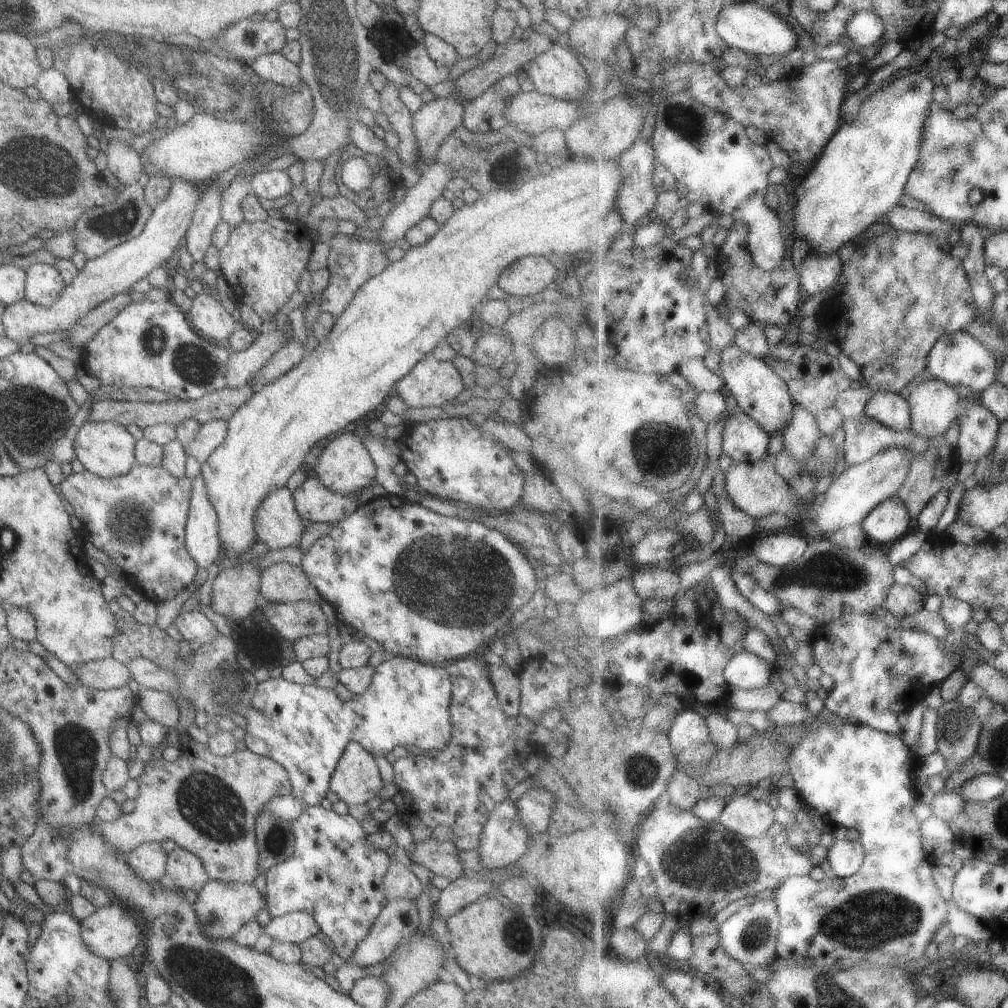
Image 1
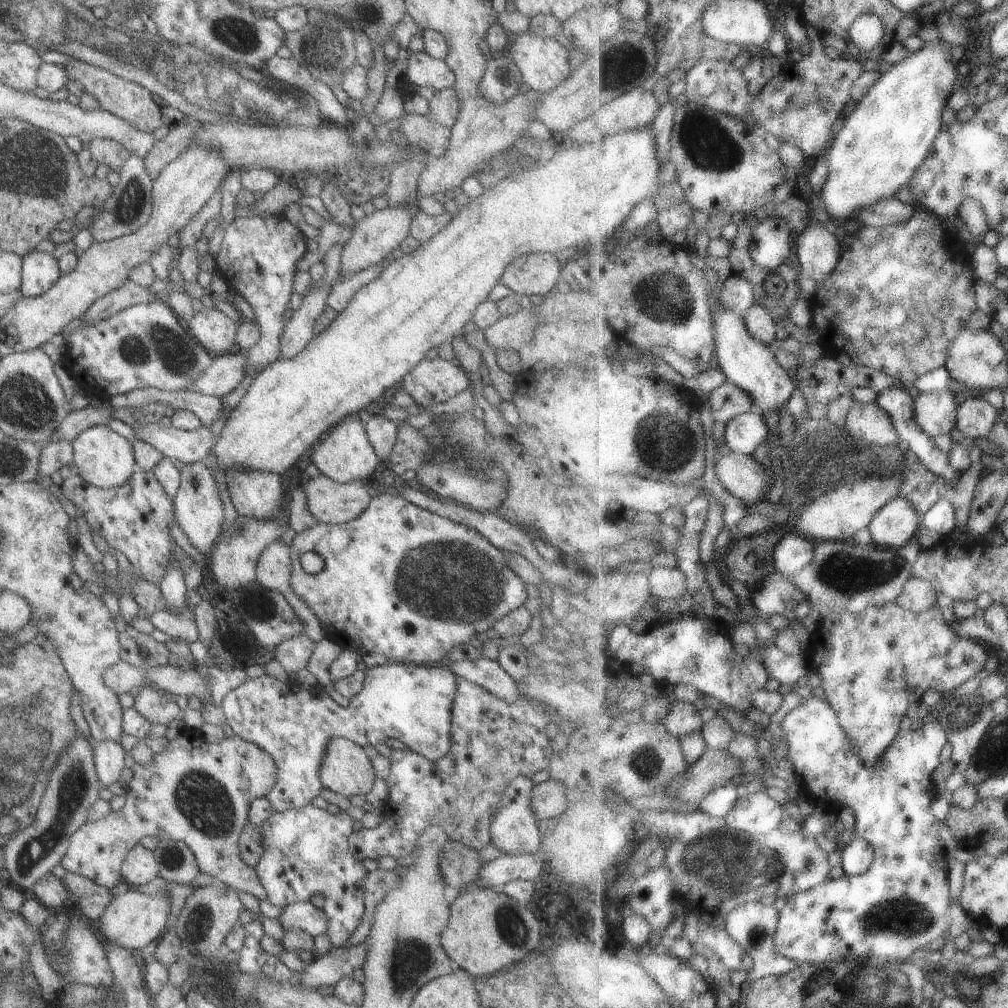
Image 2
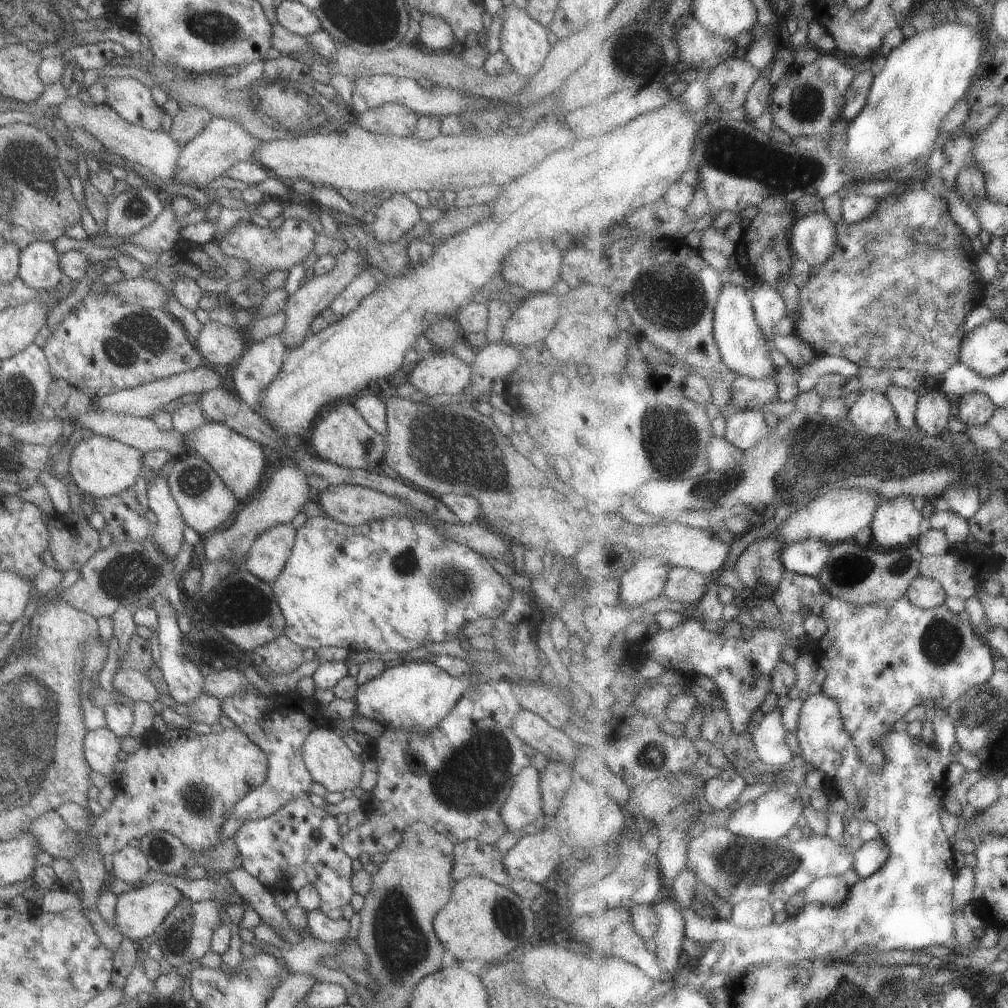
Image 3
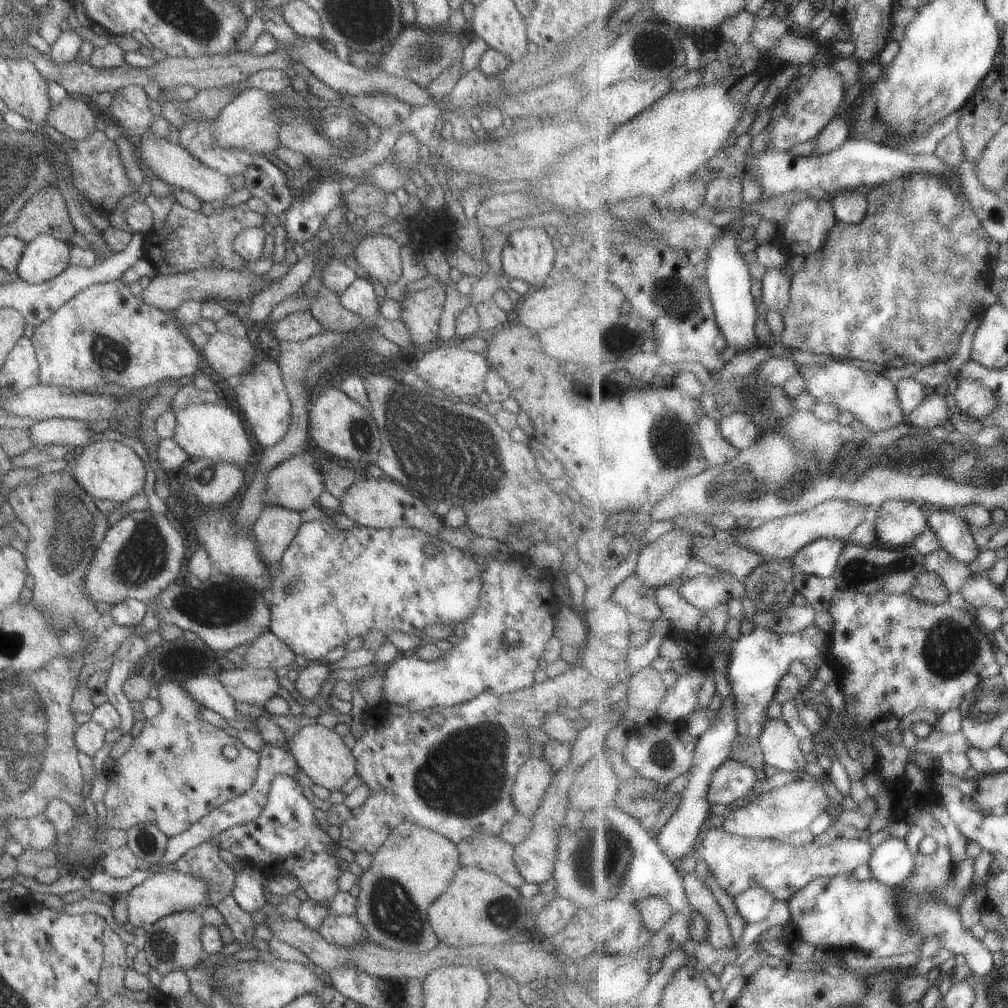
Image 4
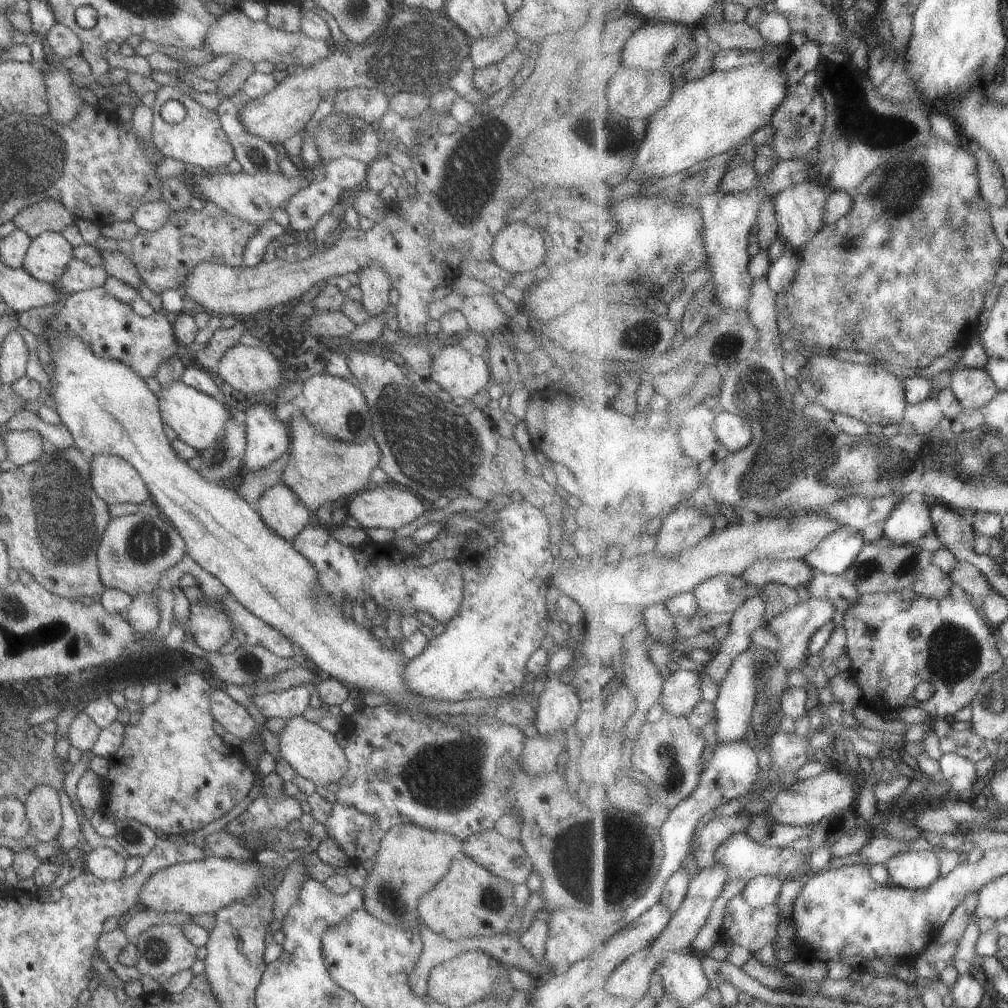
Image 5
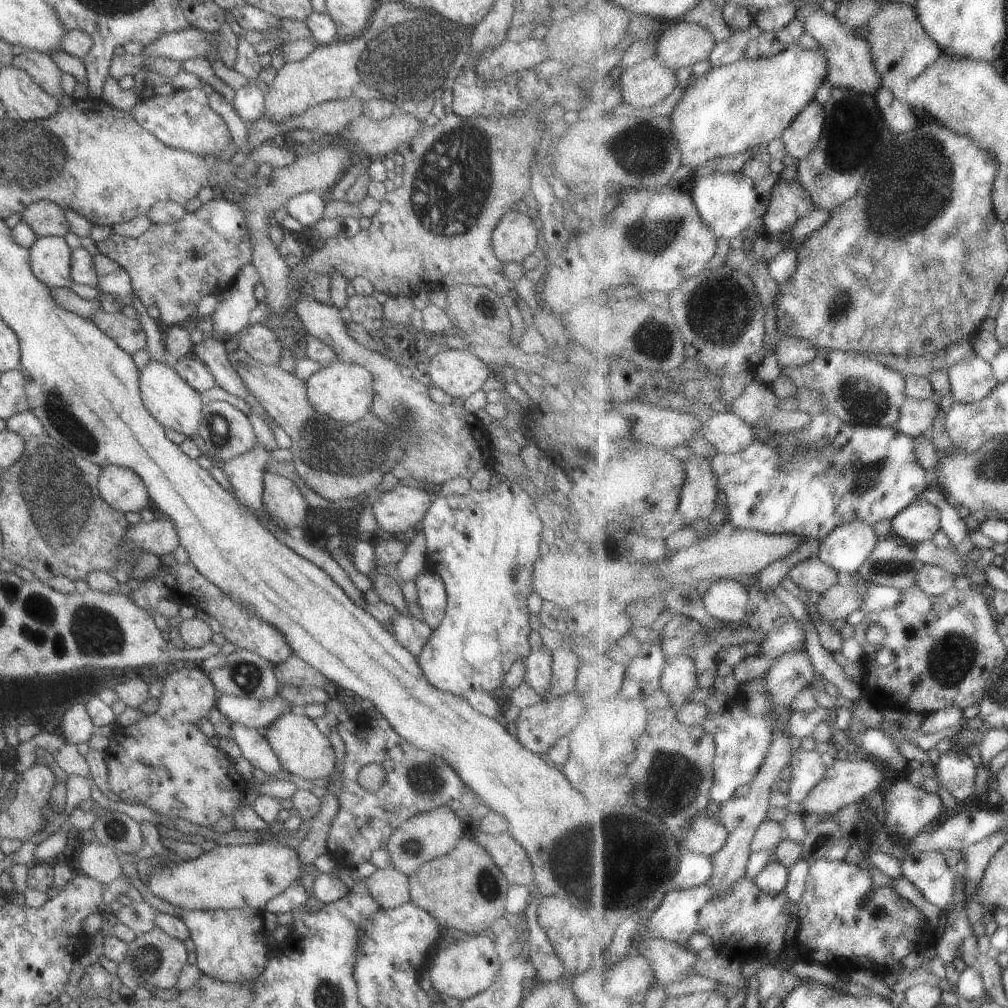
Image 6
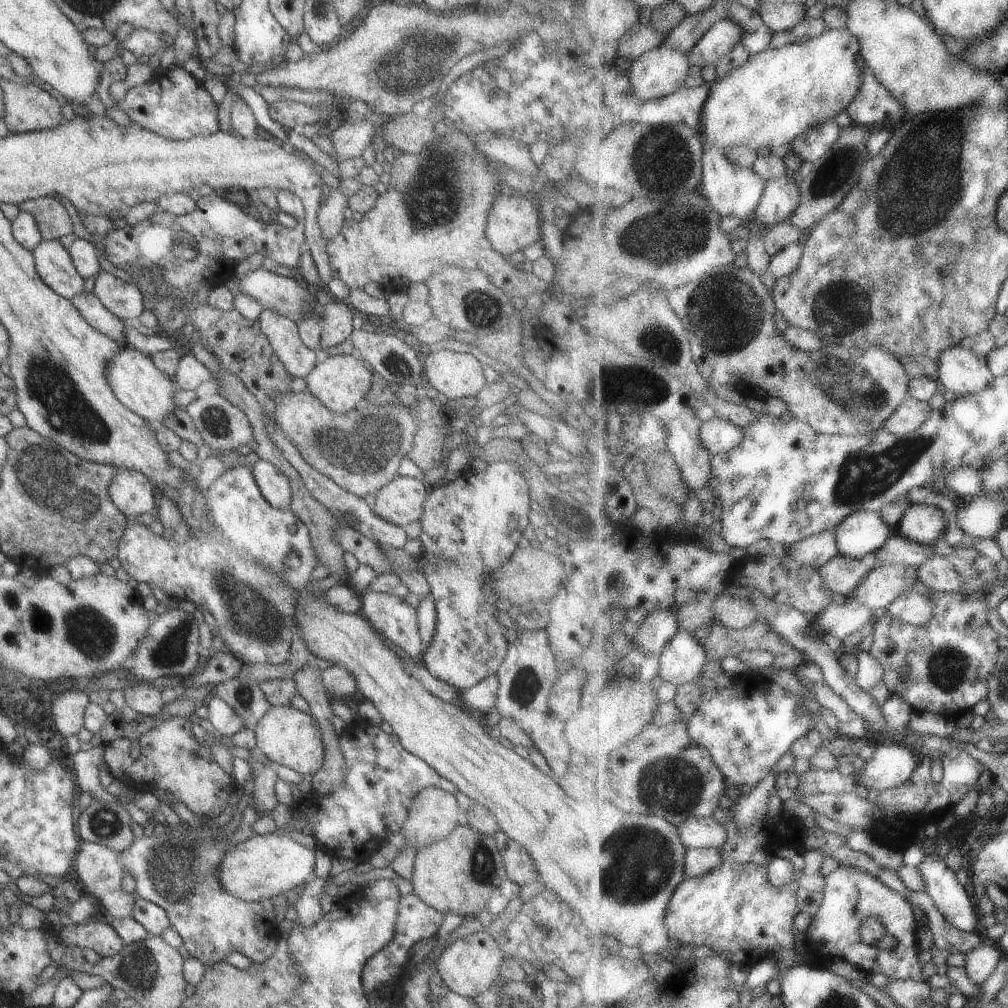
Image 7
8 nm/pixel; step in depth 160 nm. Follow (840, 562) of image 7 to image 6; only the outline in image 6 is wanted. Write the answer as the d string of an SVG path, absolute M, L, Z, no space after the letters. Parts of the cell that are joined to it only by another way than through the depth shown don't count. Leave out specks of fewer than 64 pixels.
M815 555L792 566L787 577L799 588L804 588L807 592L818 592L820 595L825 594L829 587L835 586L842 579L838 570Z

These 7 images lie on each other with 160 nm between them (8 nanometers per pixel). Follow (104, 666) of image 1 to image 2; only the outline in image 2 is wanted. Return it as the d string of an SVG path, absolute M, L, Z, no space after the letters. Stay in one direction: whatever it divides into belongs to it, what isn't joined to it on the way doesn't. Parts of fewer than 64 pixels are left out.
M121 660L105 669L102 680L103 684L118 697L121 694L128 694L132 688L141 690L145 686L144 670Z

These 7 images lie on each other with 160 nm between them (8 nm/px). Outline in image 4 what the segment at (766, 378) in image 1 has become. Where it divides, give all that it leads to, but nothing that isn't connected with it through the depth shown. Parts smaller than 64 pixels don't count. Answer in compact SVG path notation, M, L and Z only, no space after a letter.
M720 225L722 237L710 246L707 252L707 266L704 272L705 280L709 285L712 305L715 311L716 321L728 342L728 346L741 348L741 350L753 350L759 347L759 340L755 334L755 322L757 322L757 306L751 292L752 274L743 260L743 255L737 248L739 236L737 233L729 236L725 228Z

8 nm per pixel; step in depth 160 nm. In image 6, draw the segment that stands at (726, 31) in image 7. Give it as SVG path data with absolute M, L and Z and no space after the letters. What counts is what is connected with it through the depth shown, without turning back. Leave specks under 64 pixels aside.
M677 21L676 23L663 22L662 29L658 33L656 42L656 57L672 71L677 68L687 68L697 64L699 60L709 60L713 48L716 45L713 33L704 26L689 21Z

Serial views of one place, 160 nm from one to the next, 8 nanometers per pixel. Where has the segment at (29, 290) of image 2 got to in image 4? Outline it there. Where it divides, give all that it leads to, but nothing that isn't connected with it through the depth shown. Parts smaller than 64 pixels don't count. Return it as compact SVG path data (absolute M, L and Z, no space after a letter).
M41 233L25 243L16 266L17 278L33 283L44 283L65 270L70 244Z

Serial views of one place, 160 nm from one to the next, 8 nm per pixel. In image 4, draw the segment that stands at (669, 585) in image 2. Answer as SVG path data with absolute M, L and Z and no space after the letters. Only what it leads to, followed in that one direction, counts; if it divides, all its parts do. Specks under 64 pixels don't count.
M694 574L694 576L684 579L676 591L703 614L719 606L722 602L727 603L731 598L731 588L733 590L737 588L737 592L743 592L743 596L747 595L746 586L741 586L737 579L724 581L717 575Z

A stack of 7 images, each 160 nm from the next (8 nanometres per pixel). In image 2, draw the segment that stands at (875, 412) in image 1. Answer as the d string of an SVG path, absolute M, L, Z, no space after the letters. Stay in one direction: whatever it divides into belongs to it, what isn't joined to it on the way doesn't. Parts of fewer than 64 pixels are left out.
M892 387L877 395L876 404L879 404L884 410L887 410L887 414L891 414L895 429L898 431L902 442L909 446L909 449L921 460L924 466L927 466L929 471L935 472L937 476L941 476L941 480L945 480L945 484L951 486L951 493L954 493L964 472L955 470L955 468L951 466L949 458L947 458L947 452L935 444L935 438L926 434L926 432L919 427L915 417L915 400L911 398L911 394L909 394L908 390Z

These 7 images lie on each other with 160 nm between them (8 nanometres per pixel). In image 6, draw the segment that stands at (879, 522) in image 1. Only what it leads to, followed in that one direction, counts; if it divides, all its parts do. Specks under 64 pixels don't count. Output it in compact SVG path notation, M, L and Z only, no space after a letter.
M915 501L892 520L894 536L911 544L925 543L939 531L939 510L933 503Z

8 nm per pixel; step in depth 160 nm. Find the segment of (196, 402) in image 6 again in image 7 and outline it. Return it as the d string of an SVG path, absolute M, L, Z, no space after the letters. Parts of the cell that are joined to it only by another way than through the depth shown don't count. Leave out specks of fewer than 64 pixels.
M122 345L121 350L108 359L105 374L115 398L126 409L154 426L159 425L176 408L173 402L173 380L153 365L149 356L134 348Z

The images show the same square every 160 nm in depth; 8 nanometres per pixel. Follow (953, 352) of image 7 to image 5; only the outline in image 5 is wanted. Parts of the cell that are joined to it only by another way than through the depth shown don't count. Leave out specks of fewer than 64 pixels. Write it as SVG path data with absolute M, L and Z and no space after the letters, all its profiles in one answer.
M963 367L950 375L950 388L963 408L982 408L1001 390L985 369Z

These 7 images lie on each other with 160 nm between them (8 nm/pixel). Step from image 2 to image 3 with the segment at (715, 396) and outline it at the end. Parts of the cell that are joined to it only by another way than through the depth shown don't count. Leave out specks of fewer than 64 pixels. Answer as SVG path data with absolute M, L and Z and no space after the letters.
M743 375L735 376L730 394L729 402L741 411L753 411L779 400L779 388L774 377L754 379Z

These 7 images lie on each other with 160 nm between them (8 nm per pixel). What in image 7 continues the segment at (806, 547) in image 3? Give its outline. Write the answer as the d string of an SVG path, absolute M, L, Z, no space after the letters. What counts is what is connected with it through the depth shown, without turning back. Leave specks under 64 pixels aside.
M853 511L835 530L839 555L860 561L871 557L885 546L894 530L885 522L881 512Z

